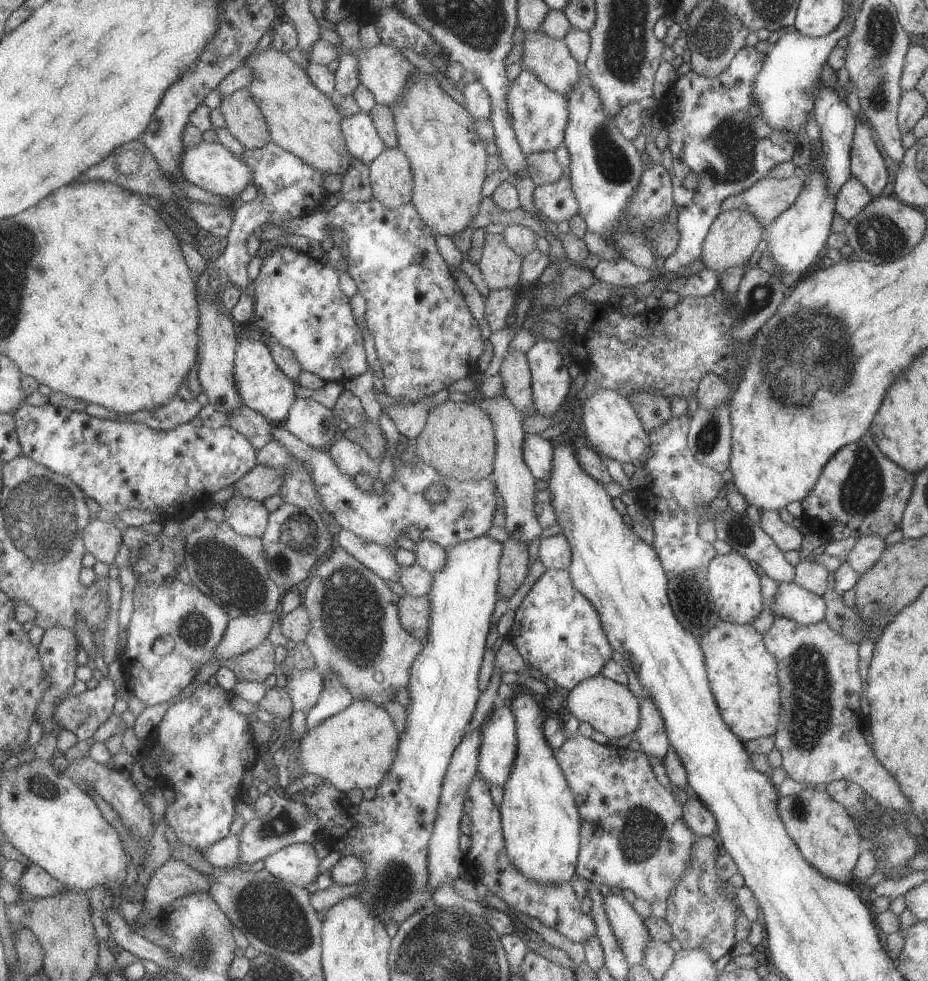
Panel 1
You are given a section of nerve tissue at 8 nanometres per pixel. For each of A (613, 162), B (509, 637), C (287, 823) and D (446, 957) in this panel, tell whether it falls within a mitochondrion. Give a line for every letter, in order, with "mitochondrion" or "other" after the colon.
A: mitochondrion
B: other
C: mitochondrion
D: mitochondrion

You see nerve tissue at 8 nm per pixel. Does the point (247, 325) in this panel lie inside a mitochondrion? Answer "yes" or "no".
no

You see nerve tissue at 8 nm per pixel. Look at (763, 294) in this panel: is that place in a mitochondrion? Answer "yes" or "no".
yes

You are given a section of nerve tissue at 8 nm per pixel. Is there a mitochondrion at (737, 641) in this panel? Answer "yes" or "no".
yes

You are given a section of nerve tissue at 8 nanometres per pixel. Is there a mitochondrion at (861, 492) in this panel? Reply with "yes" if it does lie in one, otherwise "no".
yes

